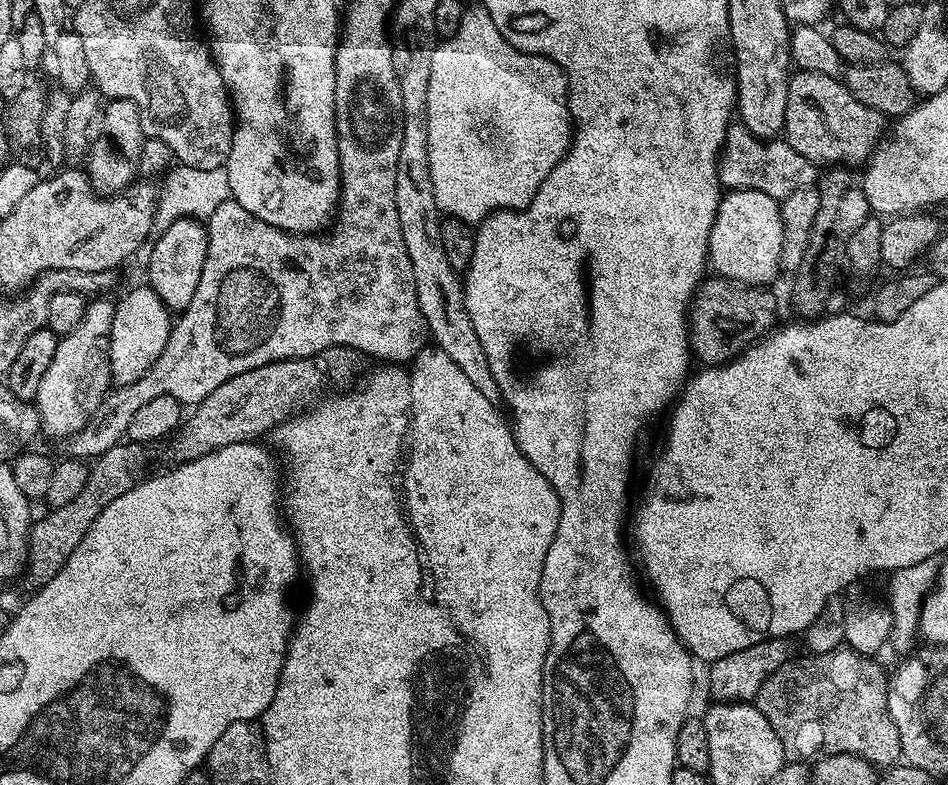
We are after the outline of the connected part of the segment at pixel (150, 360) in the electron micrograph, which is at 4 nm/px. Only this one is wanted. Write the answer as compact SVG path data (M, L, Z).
M141 286L132 288L121 300L115 301L114 322L110 326L110 374L112 384L133 384L158 362L158 354L166 346L168 336L172 333L173 317L158 294L152 288Z

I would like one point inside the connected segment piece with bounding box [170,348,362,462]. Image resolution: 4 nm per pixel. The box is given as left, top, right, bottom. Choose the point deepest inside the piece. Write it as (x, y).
(250, 405)

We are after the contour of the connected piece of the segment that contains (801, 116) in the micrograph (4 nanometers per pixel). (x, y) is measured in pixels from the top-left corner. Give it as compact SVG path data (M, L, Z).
M793 71L788 78L786 118L783 139L802 158L810 158L817 166L863 165L881 140L885 139L886 118L870 106L862 106L844 85L843 79L830 74Z

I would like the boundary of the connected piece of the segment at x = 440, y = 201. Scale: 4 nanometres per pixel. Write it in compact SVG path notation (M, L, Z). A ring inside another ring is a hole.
M483 6L467 9L462 26L453 36L437 43L434 58L431 63L431 77L429 86L429 168L430 179L433 183L434 198L439 211L445 217L459 220L469 226L479 225L492 212L501 210L519 210L528 207L532 199L542 186L548 175L559 166L561 160L572 147L574 135L574 121L572 111L568 109L568 77L564 75L556 63L545 56L537 56L523 48L516 48L502 34L498 34L498 26L494 26L494 18Z

